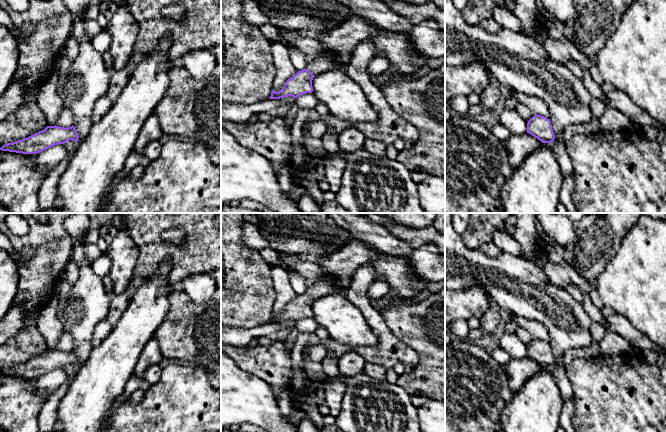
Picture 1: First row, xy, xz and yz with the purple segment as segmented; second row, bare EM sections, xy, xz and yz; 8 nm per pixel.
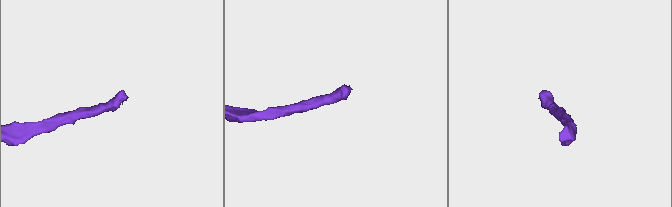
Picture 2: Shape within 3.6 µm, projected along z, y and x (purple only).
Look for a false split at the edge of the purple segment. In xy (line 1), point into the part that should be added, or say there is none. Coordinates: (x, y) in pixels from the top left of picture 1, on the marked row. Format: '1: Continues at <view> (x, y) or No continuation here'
1: No continuation here

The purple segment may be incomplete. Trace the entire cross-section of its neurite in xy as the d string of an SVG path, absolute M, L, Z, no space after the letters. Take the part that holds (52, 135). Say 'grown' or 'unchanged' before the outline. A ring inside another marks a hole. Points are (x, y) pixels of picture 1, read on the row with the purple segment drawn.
unchanged | M47 126L27 138L3 145L0 150L22 154L37 154L54 145L64 144L69 140L78 141L78 133L75 127L64 128L59 126Z

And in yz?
unchanged | M535 114L527 123L527 133L542 143L551 143L555 139L550 119Z

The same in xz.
grown | M320 54L313 59L309 59L306 68L288 79L279 92L272 90L269 99L280 99L288 96L297 98L302 94L312 93L312 80L316 75L339 68L340 65L332 55Z

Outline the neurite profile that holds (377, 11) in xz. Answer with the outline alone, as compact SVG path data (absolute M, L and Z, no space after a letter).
M337 0L347 7L352 15L367 18L375 26L391 33L411 32L413 24L406 18L395 13L385 2L379 0Z

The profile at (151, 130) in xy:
M155 114L150 115L139 132L134 150L144 155L146 145L151 141L159 141L163 134L158 117Z

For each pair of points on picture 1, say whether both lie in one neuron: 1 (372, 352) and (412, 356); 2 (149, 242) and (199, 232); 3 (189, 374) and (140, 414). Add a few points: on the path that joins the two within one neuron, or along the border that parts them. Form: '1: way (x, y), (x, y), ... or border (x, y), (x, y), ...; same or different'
1: way (382, 354), (402, 355); same
2: way (161, 249), (182, 249), (187, 244); same
3: way (177, 386), (159, 404), (152, 408); same

